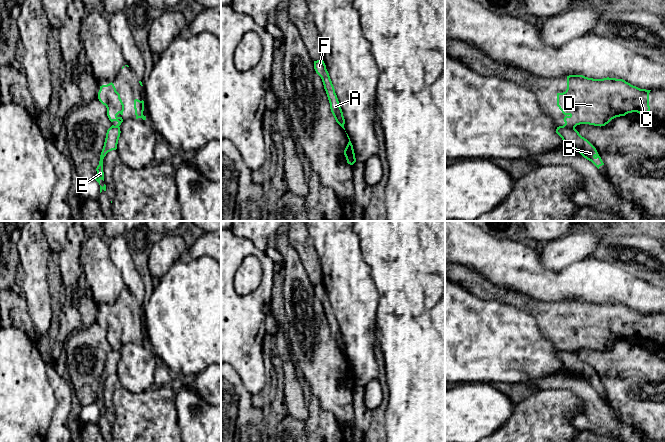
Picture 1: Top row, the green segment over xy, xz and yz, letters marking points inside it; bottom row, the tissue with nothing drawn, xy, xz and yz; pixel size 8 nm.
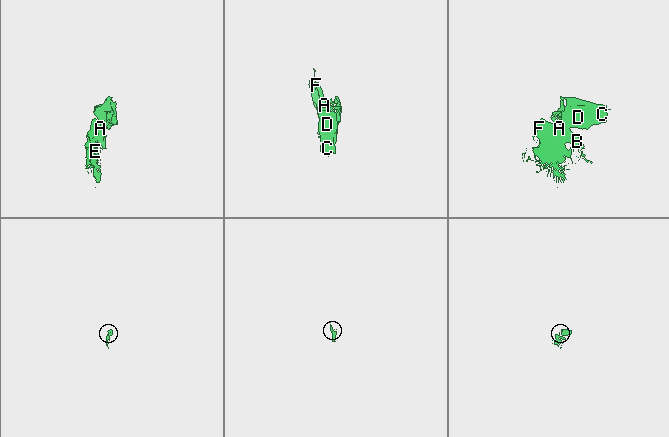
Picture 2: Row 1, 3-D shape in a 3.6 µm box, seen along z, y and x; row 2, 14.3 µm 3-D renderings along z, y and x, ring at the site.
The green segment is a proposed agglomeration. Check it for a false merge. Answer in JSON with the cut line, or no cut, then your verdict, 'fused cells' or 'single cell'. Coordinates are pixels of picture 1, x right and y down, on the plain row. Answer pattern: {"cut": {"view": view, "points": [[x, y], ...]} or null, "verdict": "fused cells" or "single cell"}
{"cut": {"view": "yz", "points": [[563, 349], [574, 352]]}, "verdict": "fused cells"}

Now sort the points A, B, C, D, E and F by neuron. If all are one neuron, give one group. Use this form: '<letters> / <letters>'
A B E F / C D

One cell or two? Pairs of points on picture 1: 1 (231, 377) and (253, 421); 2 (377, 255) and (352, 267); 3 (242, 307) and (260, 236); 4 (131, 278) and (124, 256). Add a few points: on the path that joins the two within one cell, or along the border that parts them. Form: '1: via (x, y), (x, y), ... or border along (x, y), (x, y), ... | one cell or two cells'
1: via (238, 388), (244, 395), (246, 410) | one cell
2: border along (358, 238), (361, 257), (369, 267), (373, 283) | two cells
3: border along (236, 236), (248, 238), (264, 252) | two cells
4: via (129, 273), (124, 261) | one cell

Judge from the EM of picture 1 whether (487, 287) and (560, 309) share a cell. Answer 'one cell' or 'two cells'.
one cell

